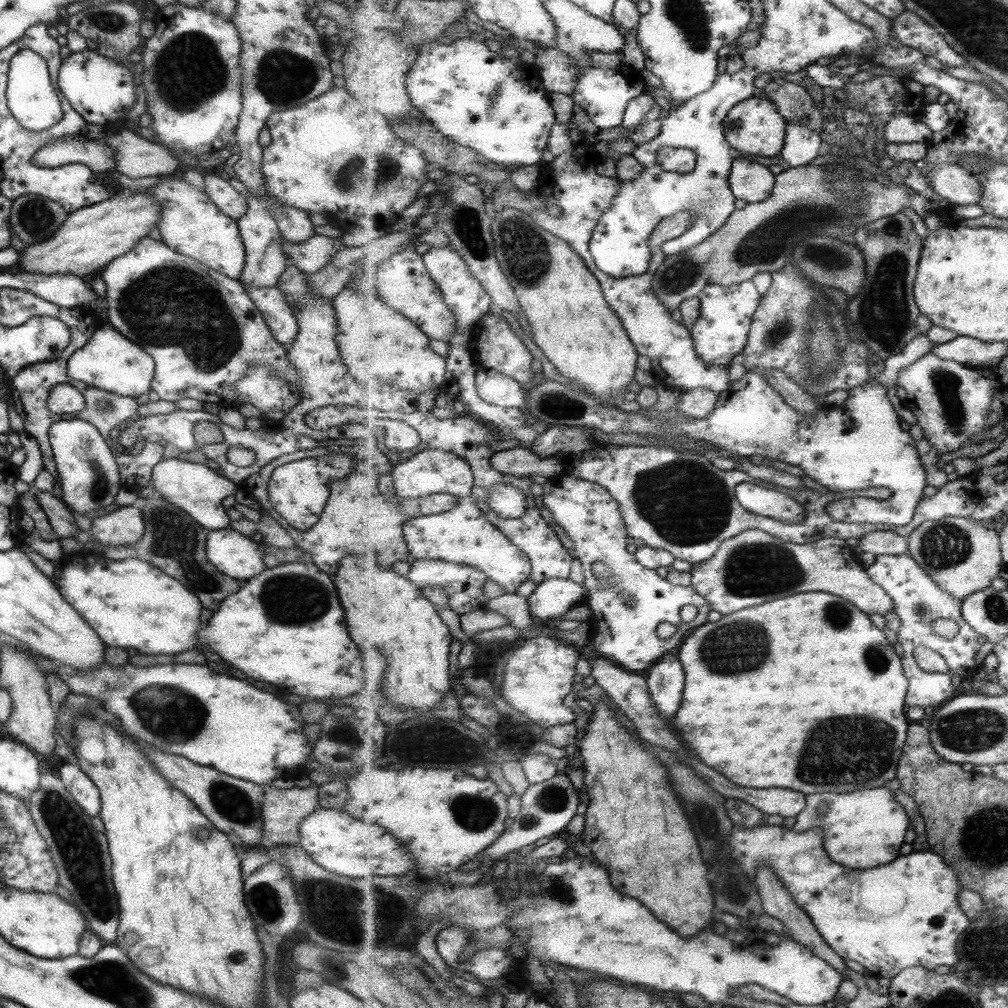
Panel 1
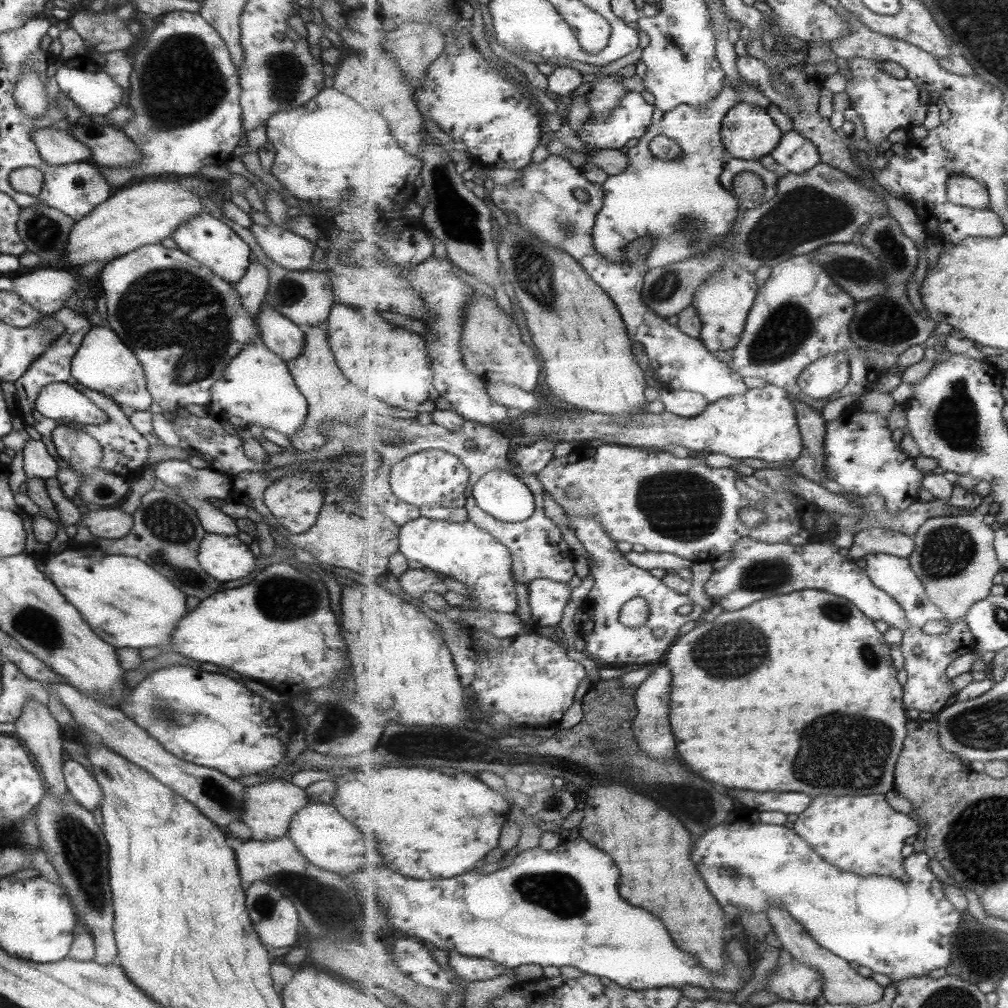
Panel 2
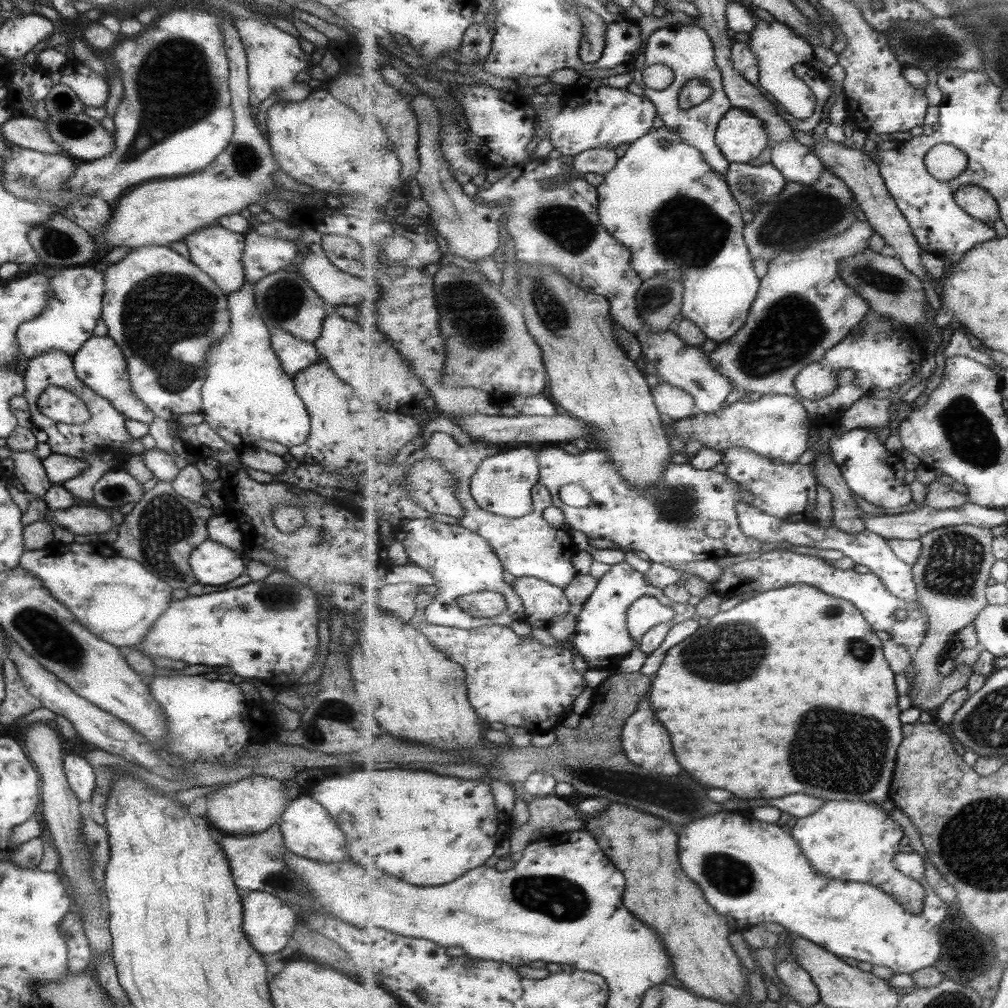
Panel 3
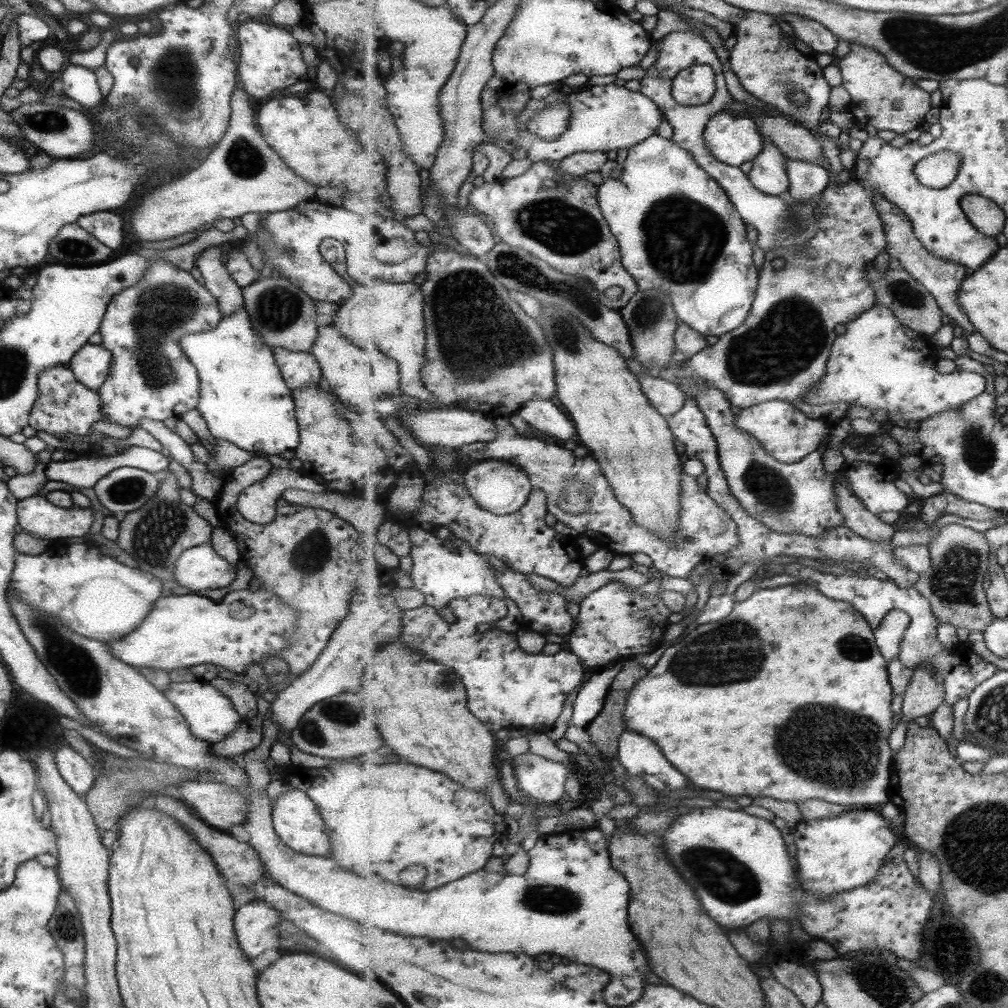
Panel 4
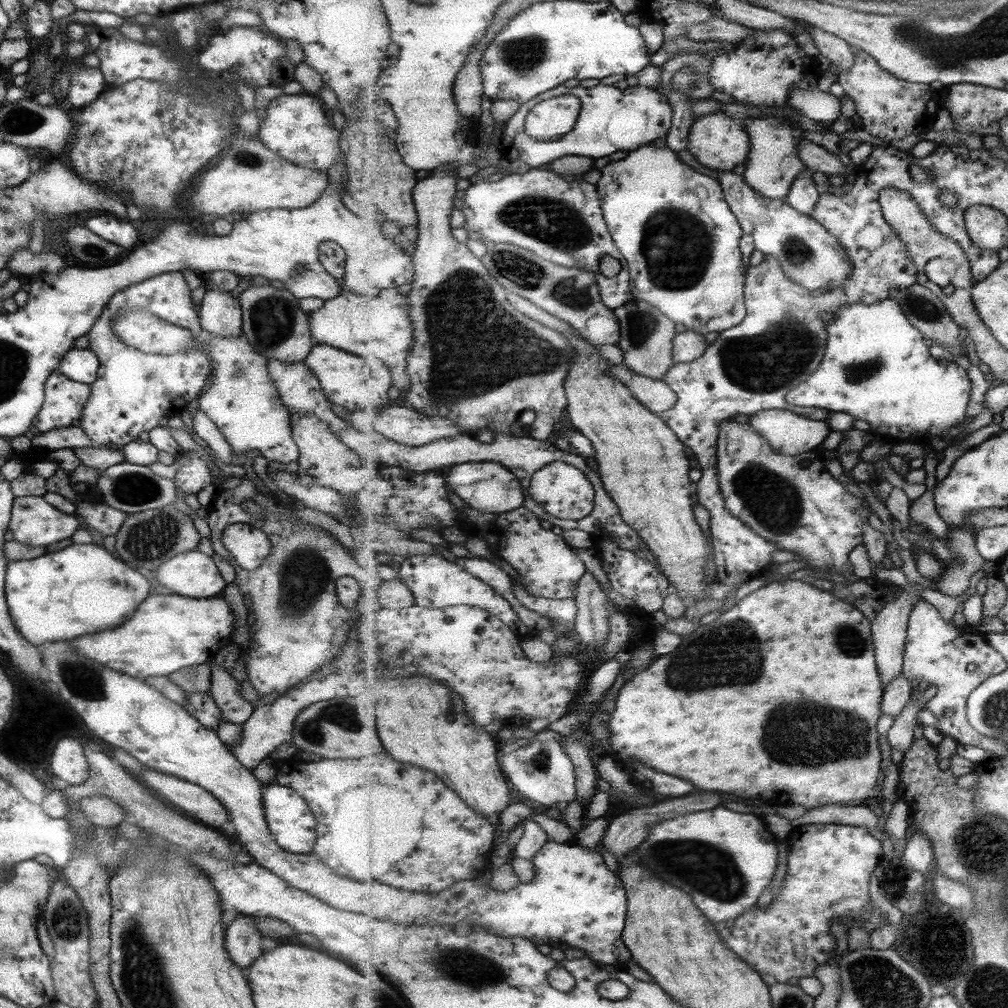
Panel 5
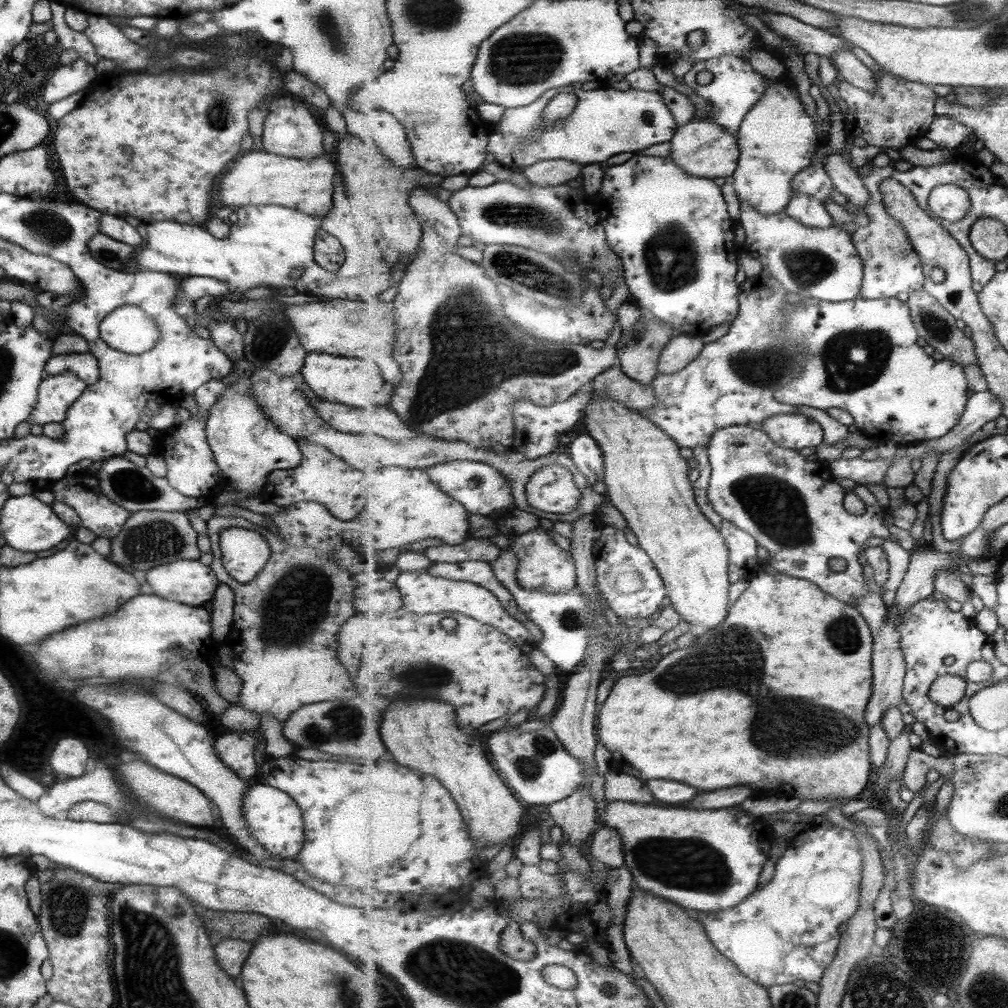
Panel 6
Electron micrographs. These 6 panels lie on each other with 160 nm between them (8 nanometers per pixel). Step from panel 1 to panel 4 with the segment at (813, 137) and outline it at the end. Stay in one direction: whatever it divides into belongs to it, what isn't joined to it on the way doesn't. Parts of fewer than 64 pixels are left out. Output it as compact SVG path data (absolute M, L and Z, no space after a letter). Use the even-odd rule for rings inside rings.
M789 159L787 174L790 176L789 191L795 201L806 203L832 184L827 169L813 161Z

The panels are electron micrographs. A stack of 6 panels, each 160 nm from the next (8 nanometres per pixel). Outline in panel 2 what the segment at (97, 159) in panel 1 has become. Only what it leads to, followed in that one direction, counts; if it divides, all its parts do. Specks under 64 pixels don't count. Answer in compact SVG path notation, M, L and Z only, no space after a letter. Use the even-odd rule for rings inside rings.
M38 128L29 136L45 164L61 166L73 162L91 162L91 149L69 136L67 130Z

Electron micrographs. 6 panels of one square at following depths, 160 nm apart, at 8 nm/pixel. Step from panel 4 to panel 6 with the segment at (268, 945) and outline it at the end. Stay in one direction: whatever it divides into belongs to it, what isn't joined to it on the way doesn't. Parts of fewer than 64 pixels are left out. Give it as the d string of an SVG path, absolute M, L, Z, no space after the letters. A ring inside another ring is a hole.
M231 937L221 939L213 949L216 963L219 968L223 968L223 972L227 972L227 976L239 974L243 960L249 956L249 952L251 952L251 944Z

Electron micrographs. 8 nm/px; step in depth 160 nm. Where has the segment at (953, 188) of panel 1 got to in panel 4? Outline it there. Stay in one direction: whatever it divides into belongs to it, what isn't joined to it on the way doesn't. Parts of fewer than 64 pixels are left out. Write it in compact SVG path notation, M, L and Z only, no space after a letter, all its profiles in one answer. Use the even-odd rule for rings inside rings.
M970 194L962 198L962 207L969 220L987 236L995 238L1006 227L1006 212L986 196Z

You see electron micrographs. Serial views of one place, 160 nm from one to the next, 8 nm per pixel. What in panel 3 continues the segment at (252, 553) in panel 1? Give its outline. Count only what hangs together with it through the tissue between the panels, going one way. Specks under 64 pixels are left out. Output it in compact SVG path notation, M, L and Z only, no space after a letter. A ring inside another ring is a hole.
M205 539L191 552L189 566L199 584L219 586L245 574L239 554L214 540Z

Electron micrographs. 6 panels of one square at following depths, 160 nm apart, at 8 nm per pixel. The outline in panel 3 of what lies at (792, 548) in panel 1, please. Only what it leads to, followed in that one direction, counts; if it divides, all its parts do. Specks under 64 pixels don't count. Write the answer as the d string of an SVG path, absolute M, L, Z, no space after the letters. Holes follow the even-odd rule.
M774 549L755 559L745 559L740 563L727 566L723 574L722 578L714 583L714 592L725 598L739 596L745 601L755 598L759 592L785 588L785 586L793 586L799 582L823 588L823 592L831 596L838 596L852 602L863 613L863 616L866 616L867 622L875 631L888 632L895 642L906 646L912 655L918 651L928 634L930 617L926 609L922 605L919 606L919 600L907 602L891 594L881 577L871 571L859 573L853 569L841 570L835 568L829 560L817 556ZM899 609L908 612L907 620L897 620L896 612Z

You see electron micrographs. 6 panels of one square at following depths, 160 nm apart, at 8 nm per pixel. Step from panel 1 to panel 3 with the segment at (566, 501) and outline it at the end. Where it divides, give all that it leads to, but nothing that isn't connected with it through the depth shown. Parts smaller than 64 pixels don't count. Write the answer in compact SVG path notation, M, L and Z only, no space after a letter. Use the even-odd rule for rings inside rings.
M619 563L612 565L610 571L607 571L600 579L597 588L593 594L587 598L586 603L583 605L582 610L577 615L577 623L575 633L571 639L575 646L576 654L587 660L593 666L615 666L617 665L631 650L639 648L646 655L658 650L663 641L667 638L667 634L671 628L682 624L683 622L696 619L699 615L697 606L688 603L680 603L679 601L672 601L666 595L664 589L657 588L651 583L648 583L646 573L641 574L637 572L633 566L627 563ZM642 596L652 596L658 598L661 604L665 606L672 606L675 610L675 616L670 623L659 624L655 628L651 628L641 642L636 642L629 632L629 625L627 625L627 616L631 605Z

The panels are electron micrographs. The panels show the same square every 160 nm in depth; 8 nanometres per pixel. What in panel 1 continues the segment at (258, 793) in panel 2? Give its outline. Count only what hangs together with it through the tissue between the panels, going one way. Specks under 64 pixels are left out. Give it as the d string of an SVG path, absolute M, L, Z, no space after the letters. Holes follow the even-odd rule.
M310 784L306 788L291 787L289 789L277 789L272 786L264 786L264 797L261 807L261 828L263 828L263 839L267 845L294 845L299 841L297 828L299 822L309 816L311 812L319 807L317 803L316 784Z

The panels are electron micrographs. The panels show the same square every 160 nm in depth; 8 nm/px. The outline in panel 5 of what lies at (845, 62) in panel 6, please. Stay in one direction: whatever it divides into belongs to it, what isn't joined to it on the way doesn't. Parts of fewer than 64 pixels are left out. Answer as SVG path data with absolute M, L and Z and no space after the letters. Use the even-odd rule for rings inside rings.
M807 23L805 30L811 35L819 53L833 64L843 69L851 68L855 64L855 54L851 50L851 45L843 40L843 37L825 32L822 28L810 23Z

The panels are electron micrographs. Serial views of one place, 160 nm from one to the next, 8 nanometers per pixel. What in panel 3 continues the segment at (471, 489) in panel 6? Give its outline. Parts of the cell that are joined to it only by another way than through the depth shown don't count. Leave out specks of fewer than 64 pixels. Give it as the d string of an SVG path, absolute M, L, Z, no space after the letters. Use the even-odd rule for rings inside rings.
M528 446L489 456L472 477L472 495L483 510L509 518L527 516L535 510L532 489L540 483L539 470L540 454Z

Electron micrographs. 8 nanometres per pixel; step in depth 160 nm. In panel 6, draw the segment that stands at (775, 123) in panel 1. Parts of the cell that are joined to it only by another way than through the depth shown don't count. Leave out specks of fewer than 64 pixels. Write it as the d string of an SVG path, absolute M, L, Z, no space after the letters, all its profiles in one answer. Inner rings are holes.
M696 119L678 126L675 137L670 140L671 158L693 176L717 177L734 176L740 159L738 138L727 132L723 125L715 121Z

